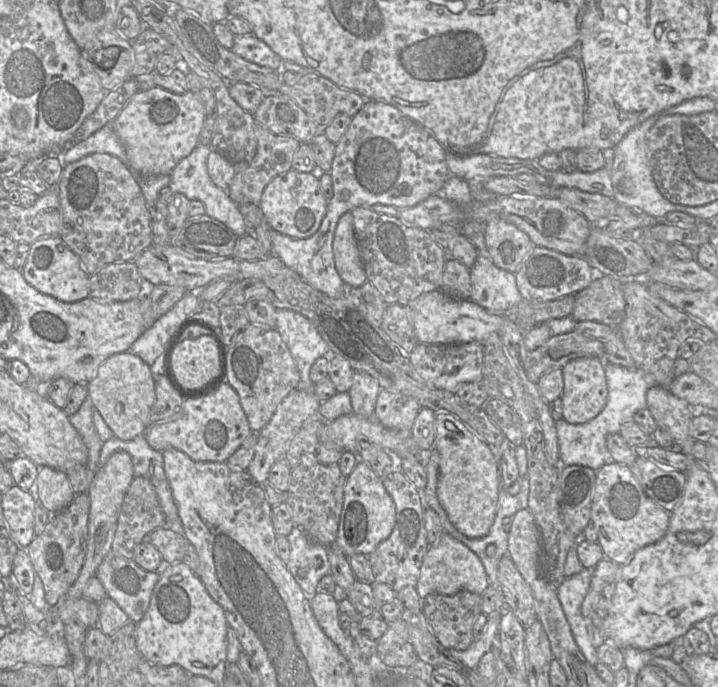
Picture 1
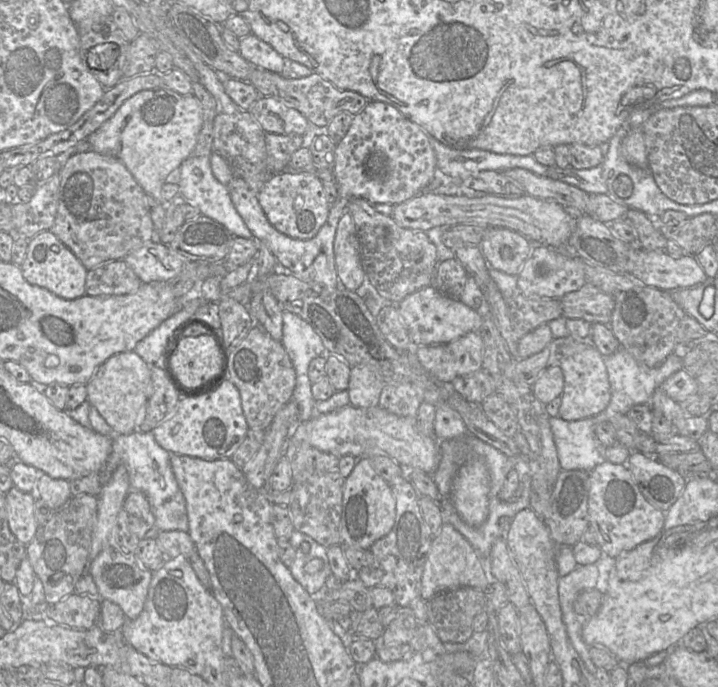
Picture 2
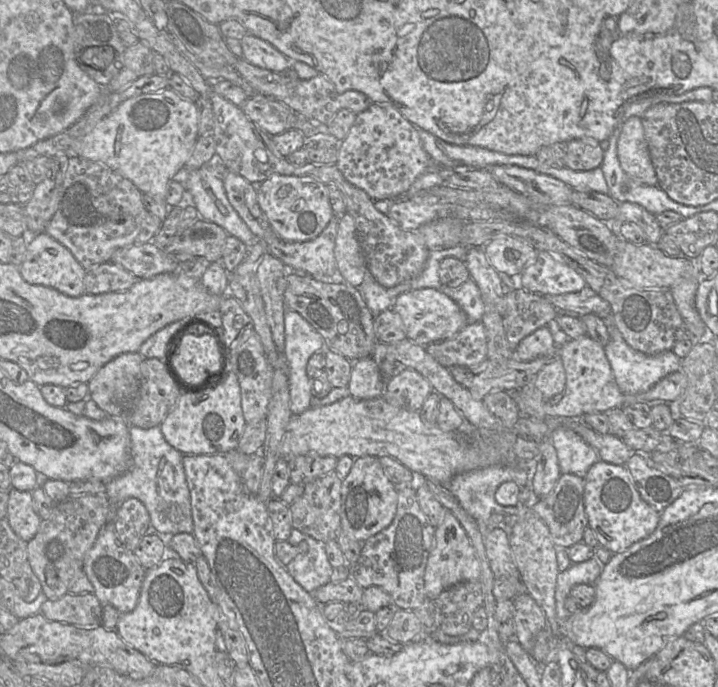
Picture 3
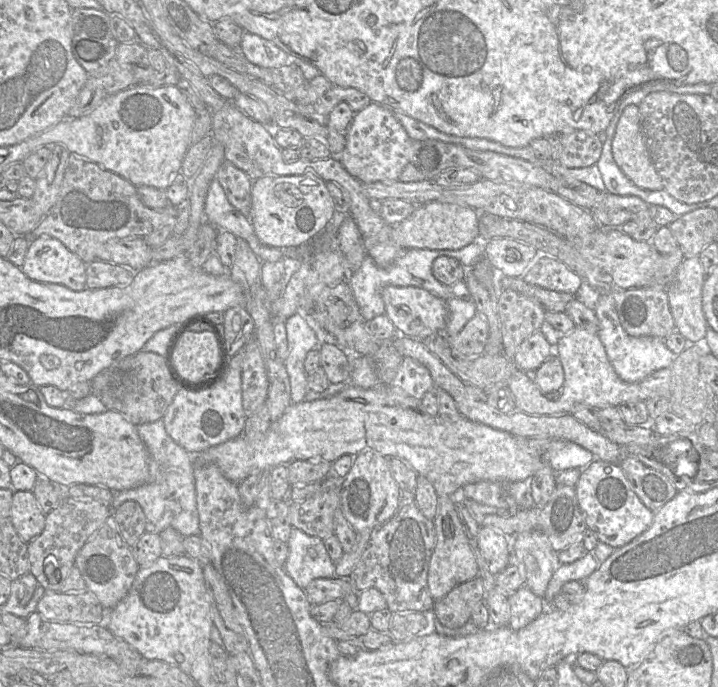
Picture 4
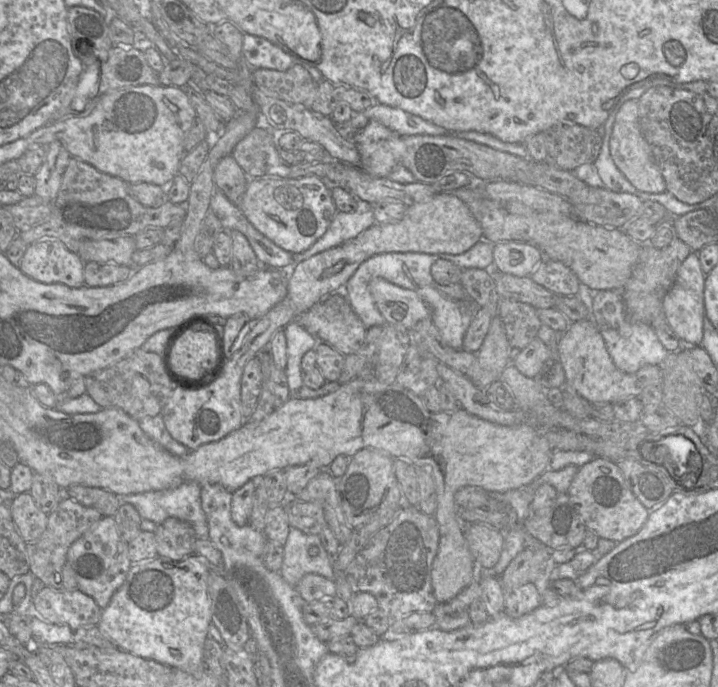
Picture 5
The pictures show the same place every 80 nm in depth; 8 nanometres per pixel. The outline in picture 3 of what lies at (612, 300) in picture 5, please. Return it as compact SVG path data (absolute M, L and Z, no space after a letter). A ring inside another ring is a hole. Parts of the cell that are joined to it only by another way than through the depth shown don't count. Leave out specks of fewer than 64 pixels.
M612 315L602 319L607 326L609 341L604 347L606 357L611 366L614 379L623 394L634 395L650 389L666 375L680 371L681 358L672 350L663 351L655 355L648 355L630 347L616 327Z

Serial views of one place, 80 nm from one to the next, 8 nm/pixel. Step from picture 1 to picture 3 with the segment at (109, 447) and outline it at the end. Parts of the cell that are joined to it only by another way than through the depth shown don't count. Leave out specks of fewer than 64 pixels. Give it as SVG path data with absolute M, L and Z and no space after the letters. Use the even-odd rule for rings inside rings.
M129 426L130 459L127 469L106 482L106 495L112 506L118 506L128 498L137 498L146 506L152 526L164 537L178 533L193 533L194 524L191 510L190 491L183 466L183 454L172 447L165 439L160 426L142 429Z

